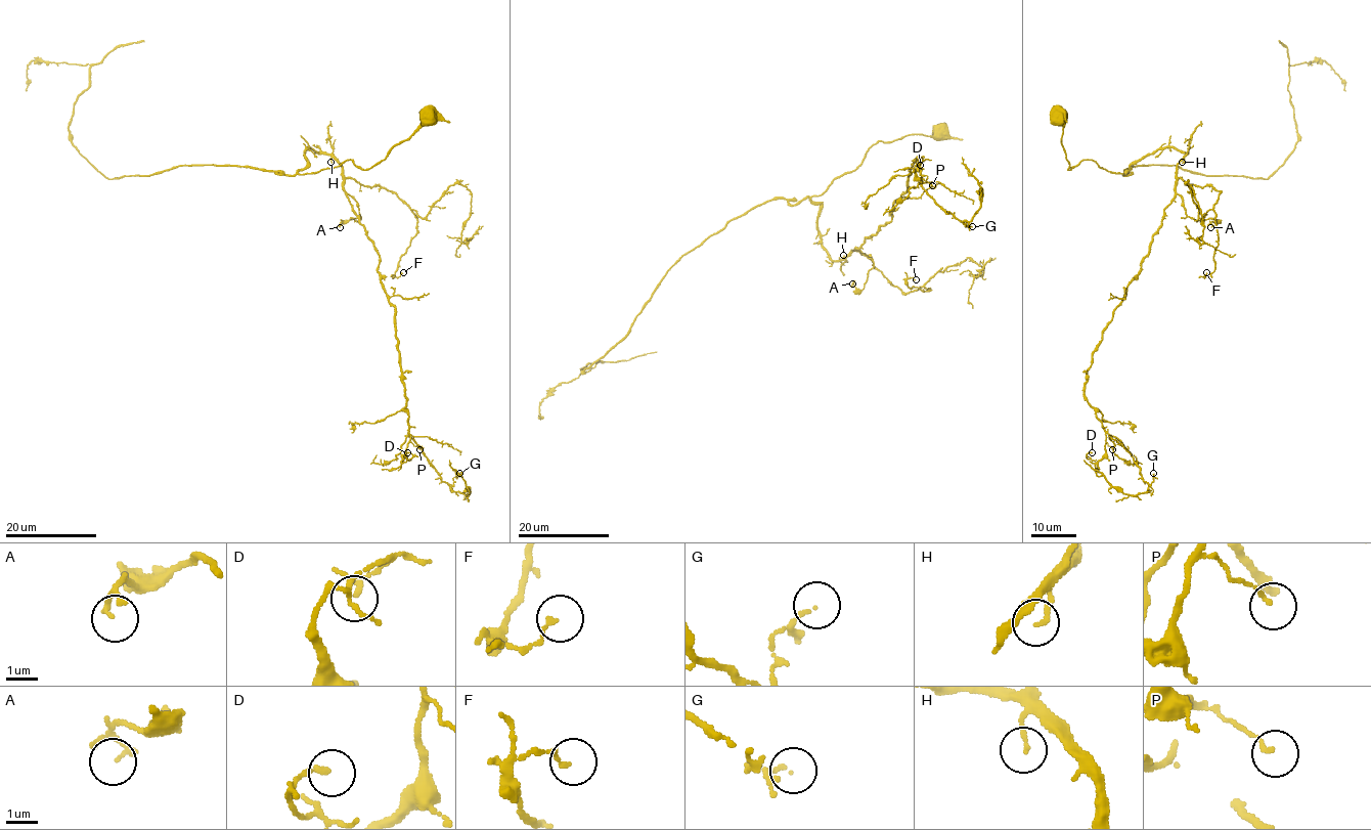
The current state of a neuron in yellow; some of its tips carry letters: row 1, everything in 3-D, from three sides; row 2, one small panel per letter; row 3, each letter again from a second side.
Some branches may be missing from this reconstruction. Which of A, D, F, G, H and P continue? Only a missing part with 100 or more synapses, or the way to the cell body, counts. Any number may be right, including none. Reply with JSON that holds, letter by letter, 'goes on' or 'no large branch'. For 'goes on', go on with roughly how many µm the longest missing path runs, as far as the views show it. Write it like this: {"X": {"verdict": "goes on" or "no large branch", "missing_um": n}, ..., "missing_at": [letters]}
{"A": {"verdict": "no large branch"}, "D": {"verdict": "no large branch"}, "F": {"verdict": "no large branch"}, "G": {"verdict": "no large branch"}, "H": {"verdict": "no large branch"}, "P": {"verdict": "no large branch"}, "missing_at": []}

